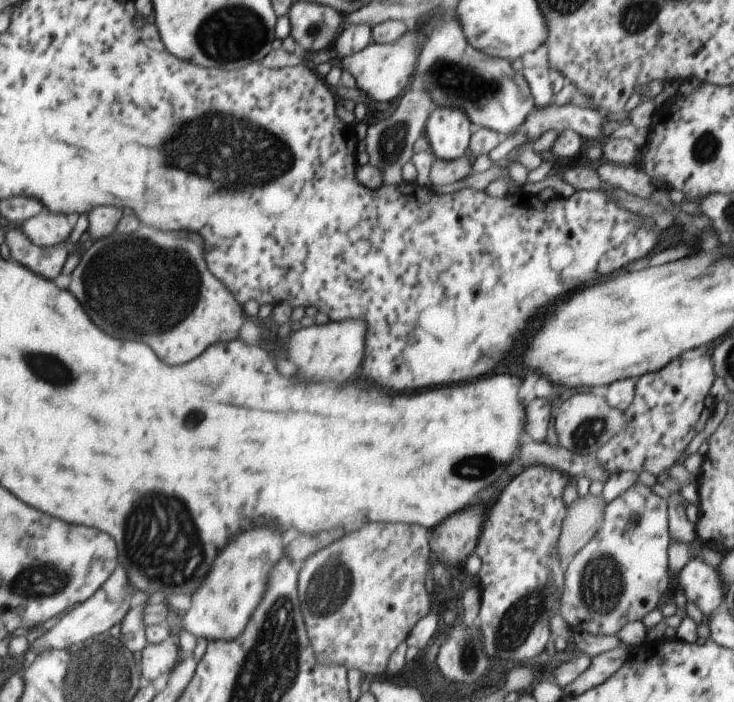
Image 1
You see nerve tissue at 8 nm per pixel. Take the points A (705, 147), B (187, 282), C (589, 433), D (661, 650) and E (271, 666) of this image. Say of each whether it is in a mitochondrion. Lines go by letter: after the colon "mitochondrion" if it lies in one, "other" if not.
A: mitochondrion
B: mitochondrion
C: mitochondrion
D: other
E: mitochondrion

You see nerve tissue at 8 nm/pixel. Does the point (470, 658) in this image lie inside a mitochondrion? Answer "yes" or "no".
yes

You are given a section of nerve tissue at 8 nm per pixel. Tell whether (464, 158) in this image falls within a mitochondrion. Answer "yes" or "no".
no

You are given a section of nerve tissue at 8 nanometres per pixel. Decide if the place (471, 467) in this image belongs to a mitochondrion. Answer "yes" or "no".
yes

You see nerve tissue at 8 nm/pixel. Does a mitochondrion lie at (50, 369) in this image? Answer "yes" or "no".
yes

